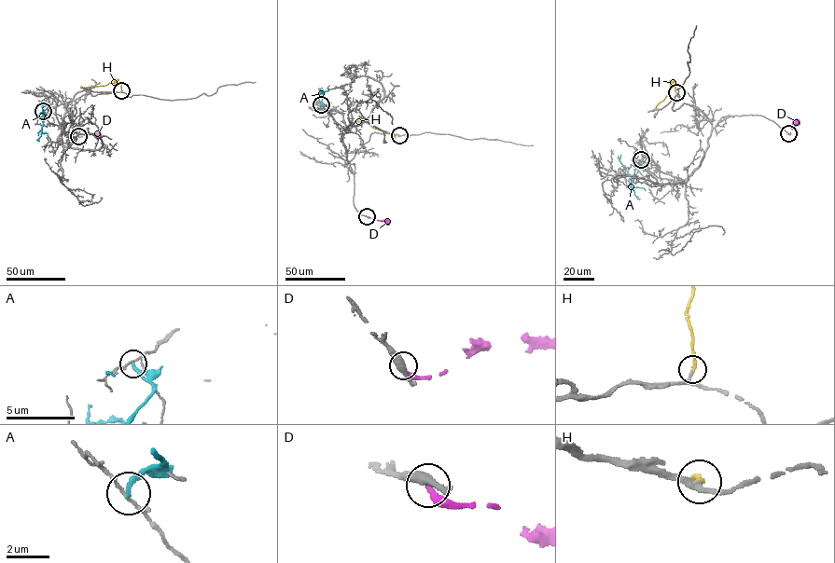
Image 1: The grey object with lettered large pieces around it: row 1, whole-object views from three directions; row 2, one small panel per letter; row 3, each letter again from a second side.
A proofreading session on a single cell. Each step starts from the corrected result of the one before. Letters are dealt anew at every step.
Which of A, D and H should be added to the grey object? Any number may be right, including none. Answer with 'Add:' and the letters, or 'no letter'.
Add: H

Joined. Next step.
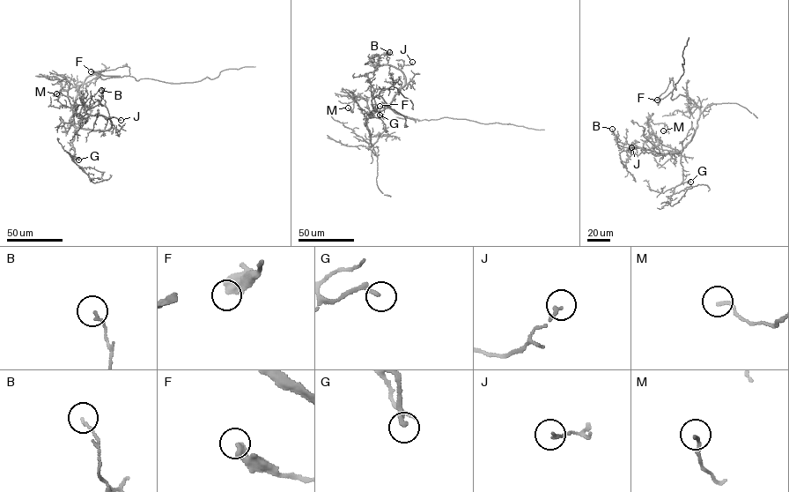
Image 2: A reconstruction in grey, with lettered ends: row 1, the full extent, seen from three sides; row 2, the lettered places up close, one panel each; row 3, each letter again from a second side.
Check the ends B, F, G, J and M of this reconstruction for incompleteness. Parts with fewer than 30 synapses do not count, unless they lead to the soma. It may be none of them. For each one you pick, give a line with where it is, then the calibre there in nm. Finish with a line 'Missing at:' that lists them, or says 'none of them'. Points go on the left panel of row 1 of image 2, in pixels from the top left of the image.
Missing at: none of them

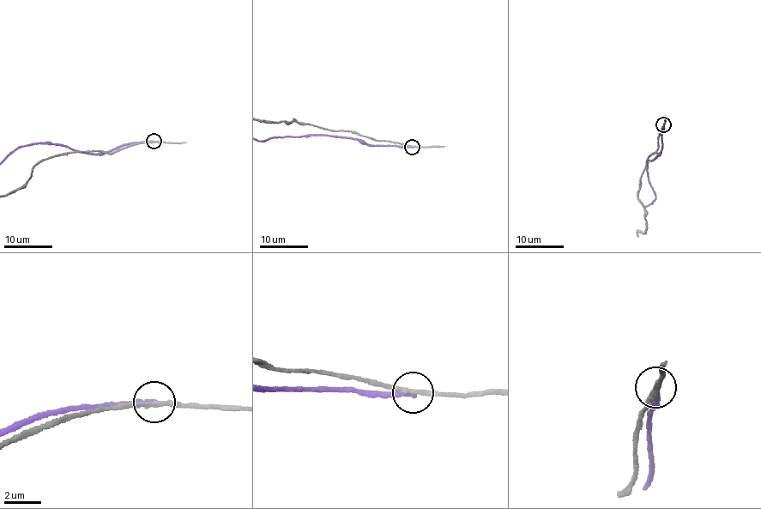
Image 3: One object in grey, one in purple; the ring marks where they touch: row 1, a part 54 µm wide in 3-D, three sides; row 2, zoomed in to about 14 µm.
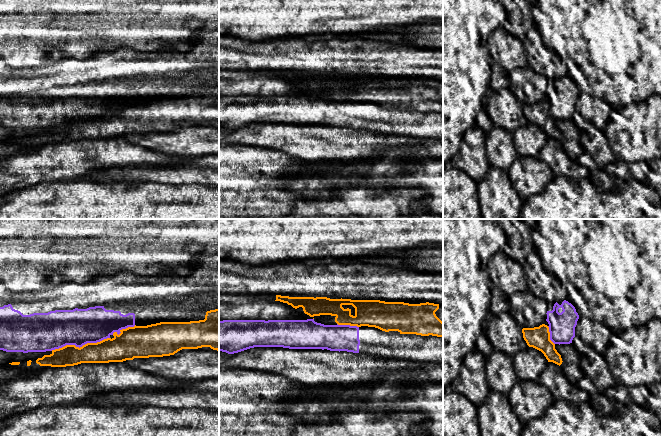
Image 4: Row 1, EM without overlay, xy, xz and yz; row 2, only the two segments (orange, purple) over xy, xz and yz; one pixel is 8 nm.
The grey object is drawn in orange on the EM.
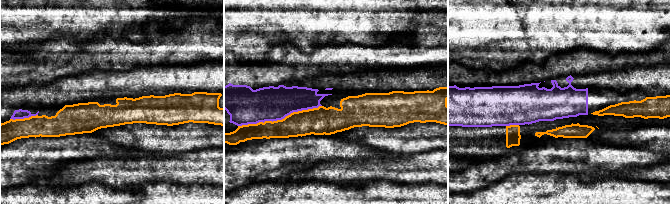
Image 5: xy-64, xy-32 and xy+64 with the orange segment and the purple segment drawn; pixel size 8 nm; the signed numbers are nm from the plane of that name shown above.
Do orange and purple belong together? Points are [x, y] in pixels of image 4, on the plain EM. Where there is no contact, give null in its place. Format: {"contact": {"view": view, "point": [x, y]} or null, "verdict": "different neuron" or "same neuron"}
{"contact": {"view": "xy", "point": [80, 123]}, "verdict": "different neuron"}

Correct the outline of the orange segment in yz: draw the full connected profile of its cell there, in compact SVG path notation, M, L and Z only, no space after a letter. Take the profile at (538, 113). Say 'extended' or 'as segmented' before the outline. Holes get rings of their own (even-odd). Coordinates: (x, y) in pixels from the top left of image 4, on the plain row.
as segmented | M545 100L534 104L523 104L523 114L529 123L541 127L548 138L562 140L561 131L555 125L555 120L550 116L549 103Z

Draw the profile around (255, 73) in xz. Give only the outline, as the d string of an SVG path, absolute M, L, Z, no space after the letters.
M219 69L219 97L223 96L307 96L318 92L310 93L305 90L302 83L293 84L287 79L276 76L276 70L222 70Z

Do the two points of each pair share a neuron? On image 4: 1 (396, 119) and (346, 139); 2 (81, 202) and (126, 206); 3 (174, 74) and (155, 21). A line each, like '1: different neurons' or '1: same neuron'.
1: different neurons
2: same neuron
3: different neurons

